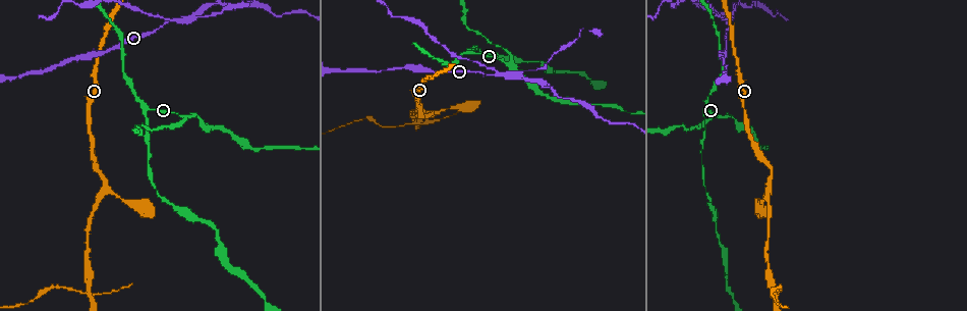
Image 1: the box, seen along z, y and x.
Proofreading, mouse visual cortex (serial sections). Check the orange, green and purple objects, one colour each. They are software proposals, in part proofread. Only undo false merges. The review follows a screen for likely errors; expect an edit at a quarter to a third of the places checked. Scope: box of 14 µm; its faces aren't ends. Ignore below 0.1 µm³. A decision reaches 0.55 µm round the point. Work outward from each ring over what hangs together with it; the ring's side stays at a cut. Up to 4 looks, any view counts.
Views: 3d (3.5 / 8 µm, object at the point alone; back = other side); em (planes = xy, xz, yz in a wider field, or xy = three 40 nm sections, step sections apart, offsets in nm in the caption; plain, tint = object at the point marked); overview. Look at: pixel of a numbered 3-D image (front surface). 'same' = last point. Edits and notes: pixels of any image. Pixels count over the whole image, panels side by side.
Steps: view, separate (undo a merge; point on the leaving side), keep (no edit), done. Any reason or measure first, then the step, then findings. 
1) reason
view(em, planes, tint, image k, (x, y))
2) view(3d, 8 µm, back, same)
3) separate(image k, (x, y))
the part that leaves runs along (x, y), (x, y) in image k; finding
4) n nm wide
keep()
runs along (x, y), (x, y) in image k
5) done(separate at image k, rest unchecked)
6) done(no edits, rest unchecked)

three arms meet
view(3d, 3.5 µm, image 1, (430, 114))

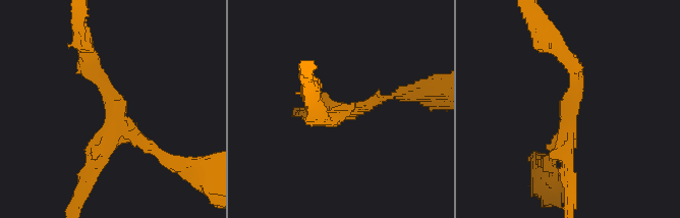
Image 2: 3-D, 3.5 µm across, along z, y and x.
3 arms; arms of 150, 200, 250 nm; need the tissue
view(em, xy, step 3, tint, image 2, (567, 127))

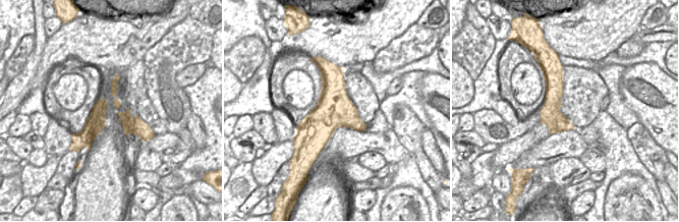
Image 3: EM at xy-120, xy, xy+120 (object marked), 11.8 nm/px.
keep()
runs along (93, 68), (117, 121), (86, 186) in image 2; all the same cell

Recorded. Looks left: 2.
three arms meet
view(em, xy, step 3, tint, image 1, (511, 61))

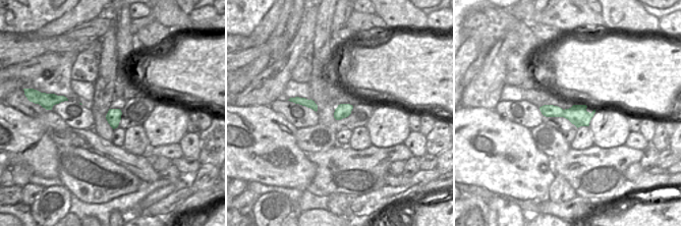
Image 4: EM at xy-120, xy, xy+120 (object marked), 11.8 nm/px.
see where the arms go
view(3d, 3.5 µm, same)

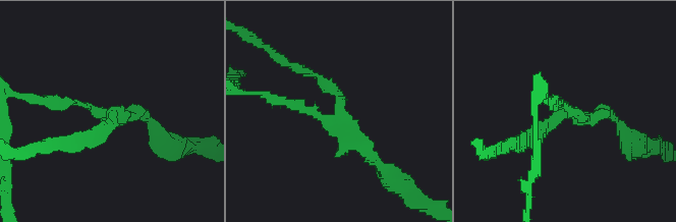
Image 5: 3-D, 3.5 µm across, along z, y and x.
arms of 150, 150, 150 nm
separate(image 5, (104, 127))
the part that leaves runs along (109, 115), (141, 111), (169, 146) in image 5; a second cell is stuck on

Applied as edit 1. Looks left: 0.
done(separate at image 5, rest unchecked)

